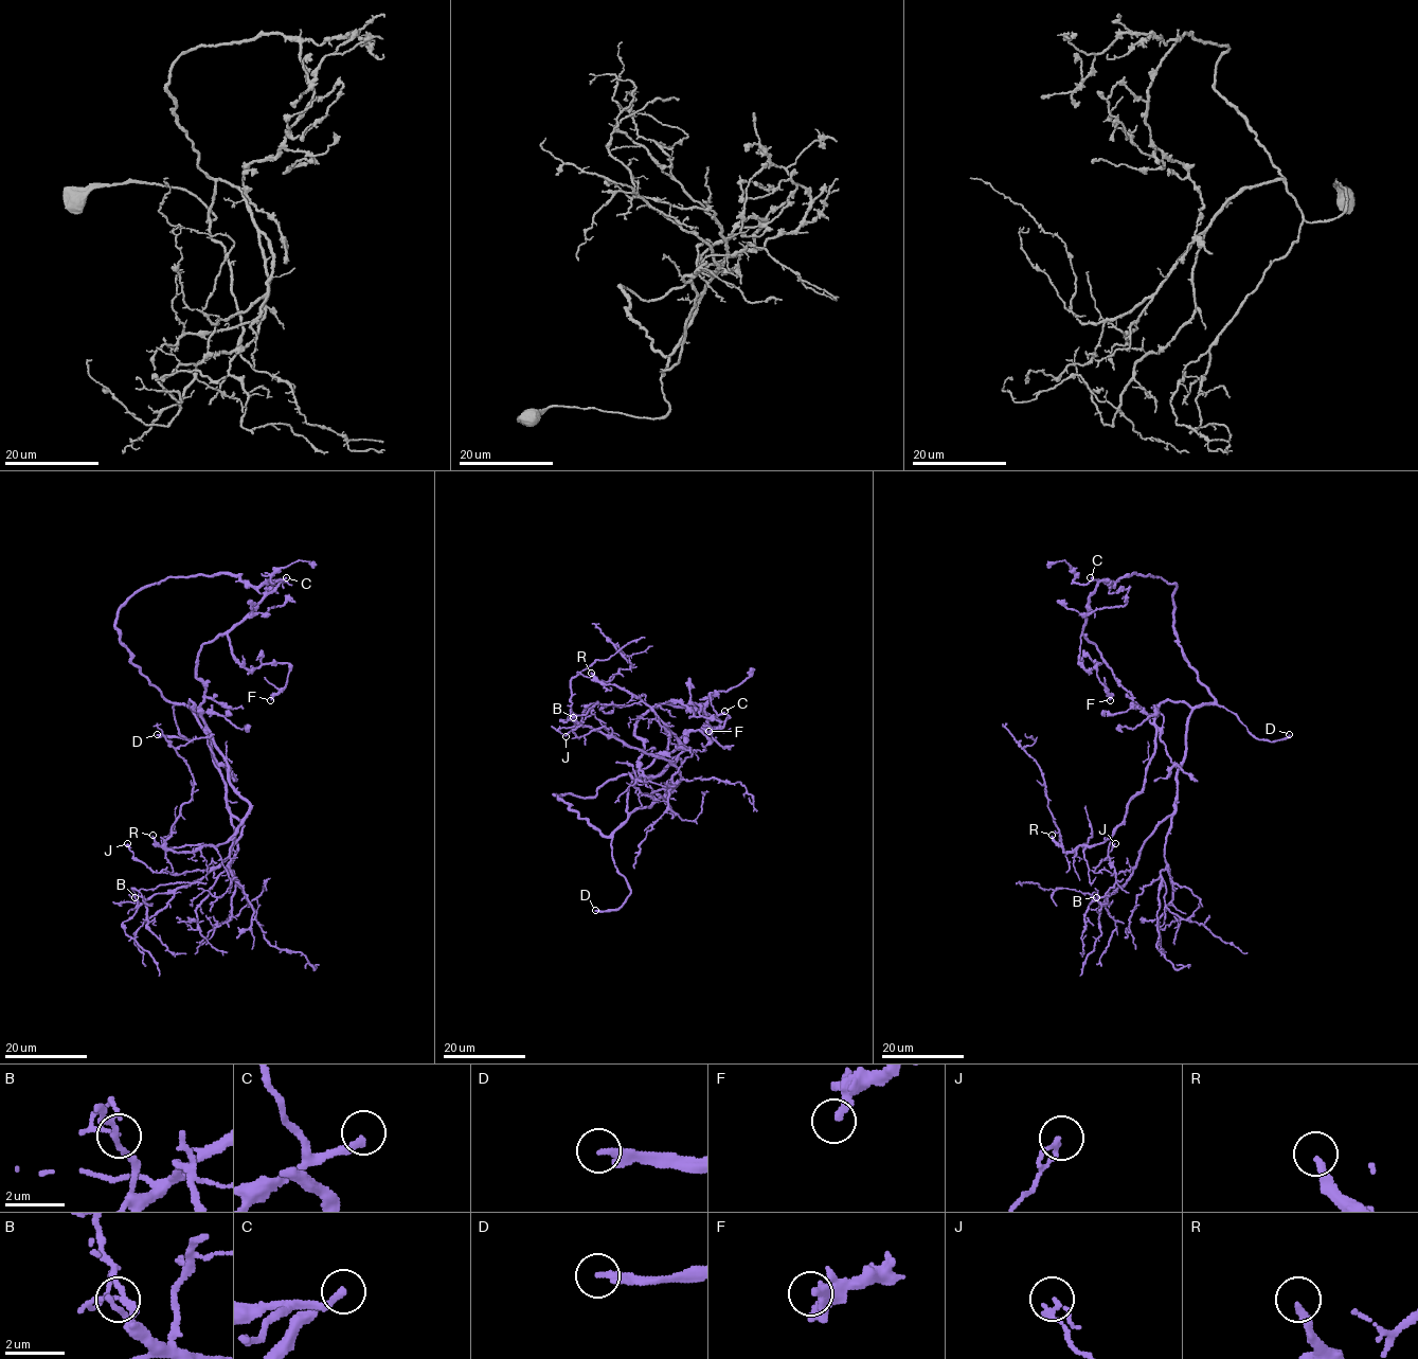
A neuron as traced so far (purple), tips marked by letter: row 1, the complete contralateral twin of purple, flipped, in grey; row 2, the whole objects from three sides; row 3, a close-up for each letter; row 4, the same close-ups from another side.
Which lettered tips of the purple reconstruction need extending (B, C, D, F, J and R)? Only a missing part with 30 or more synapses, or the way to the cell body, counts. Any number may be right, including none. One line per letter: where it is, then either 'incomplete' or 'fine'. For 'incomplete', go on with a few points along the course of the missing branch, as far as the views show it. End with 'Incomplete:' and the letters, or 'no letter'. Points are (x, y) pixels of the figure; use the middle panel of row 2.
B: at (573, 717); fine
C: at (724, 711); incomplete; missing branch runs (724, 711), (735, 703), (736, 689), (730, 663), (714, 654), (688, 650), (706, 642), (711, 628)
D: at (595, 910); incomplete
F: at (708, 731); fine
J: at (566, 736); fine
R: at (591, 673); incomplete; missing branch runs (591, 673), (580, 672), (572, 658), (559, 667), (524, 675), (523, 671), (534, 658)
Incomplete: C, D, R

